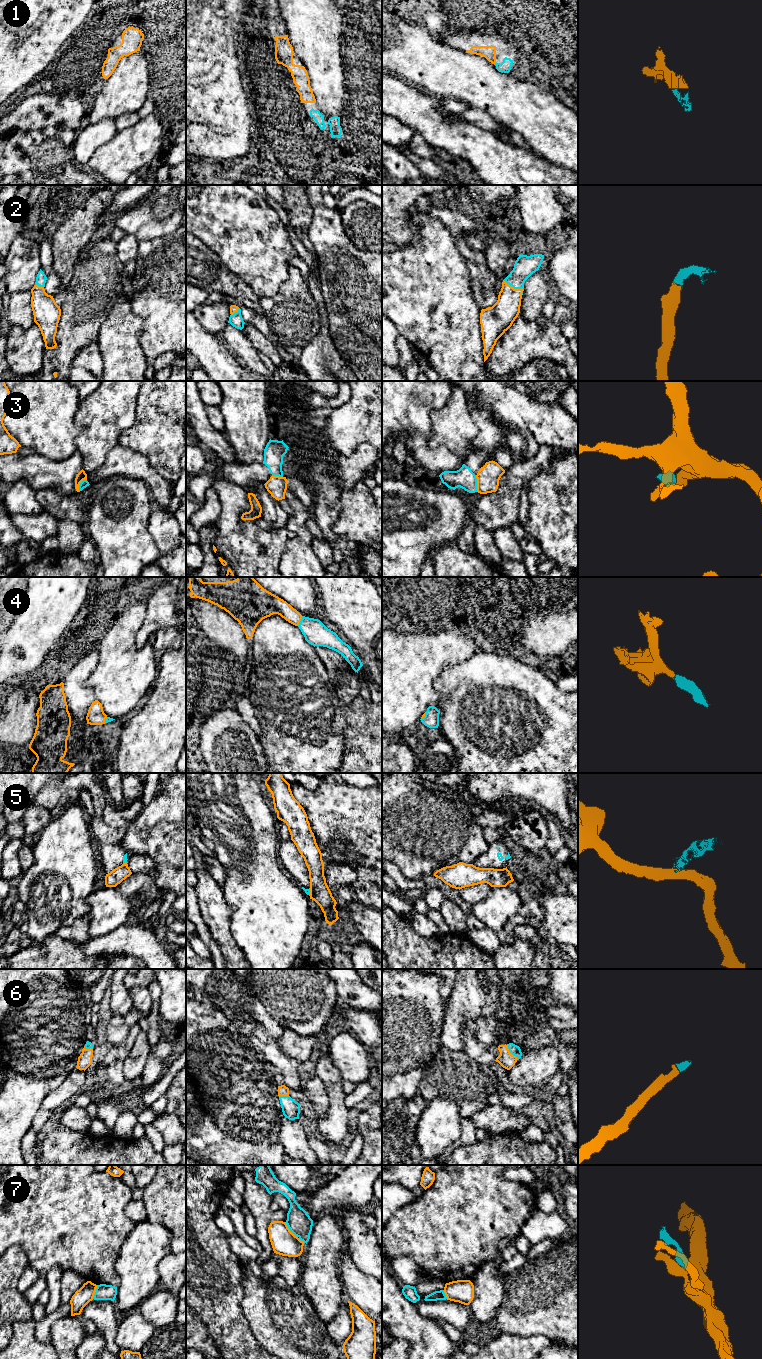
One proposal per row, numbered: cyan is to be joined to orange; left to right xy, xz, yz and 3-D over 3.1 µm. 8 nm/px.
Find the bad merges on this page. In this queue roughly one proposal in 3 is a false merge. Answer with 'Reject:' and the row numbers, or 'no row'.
Reject: 3, 5, 7

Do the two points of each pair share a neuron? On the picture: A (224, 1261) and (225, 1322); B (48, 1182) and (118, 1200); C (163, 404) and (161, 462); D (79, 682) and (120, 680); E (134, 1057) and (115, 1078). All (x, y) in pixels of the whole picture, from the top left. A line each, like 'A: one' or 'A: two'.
A: one
B: one
C: one
D: two
E: two

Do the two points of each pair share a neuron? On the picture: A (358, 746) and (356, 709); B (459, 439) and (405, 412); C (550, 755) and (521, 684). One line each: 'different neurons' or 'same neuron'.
A: same neuron
B: different neurons
C: same neuron

